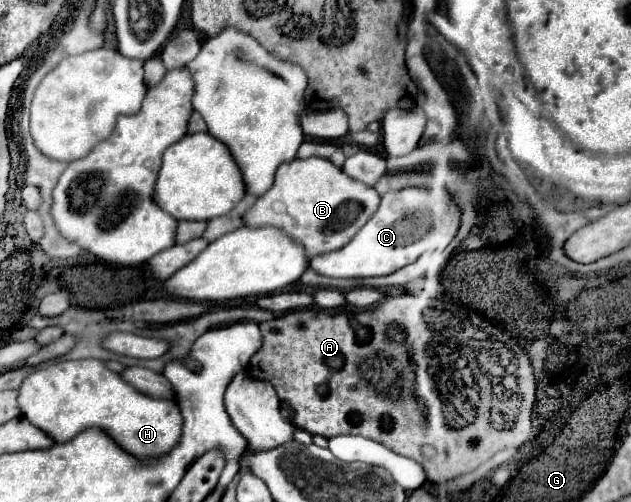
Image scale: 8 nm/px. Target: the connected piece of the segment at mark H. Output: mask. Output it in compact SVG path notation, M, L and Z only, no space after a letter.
M97 359L59 361L41 369L35 369L23 379L17 397L21 413L45 433L51 433L53 441L63 443L89 427L105 429L117 445L139 459L159 457L169 453L181 437L179 407L171 399L151 399L135 391L129 383Z

